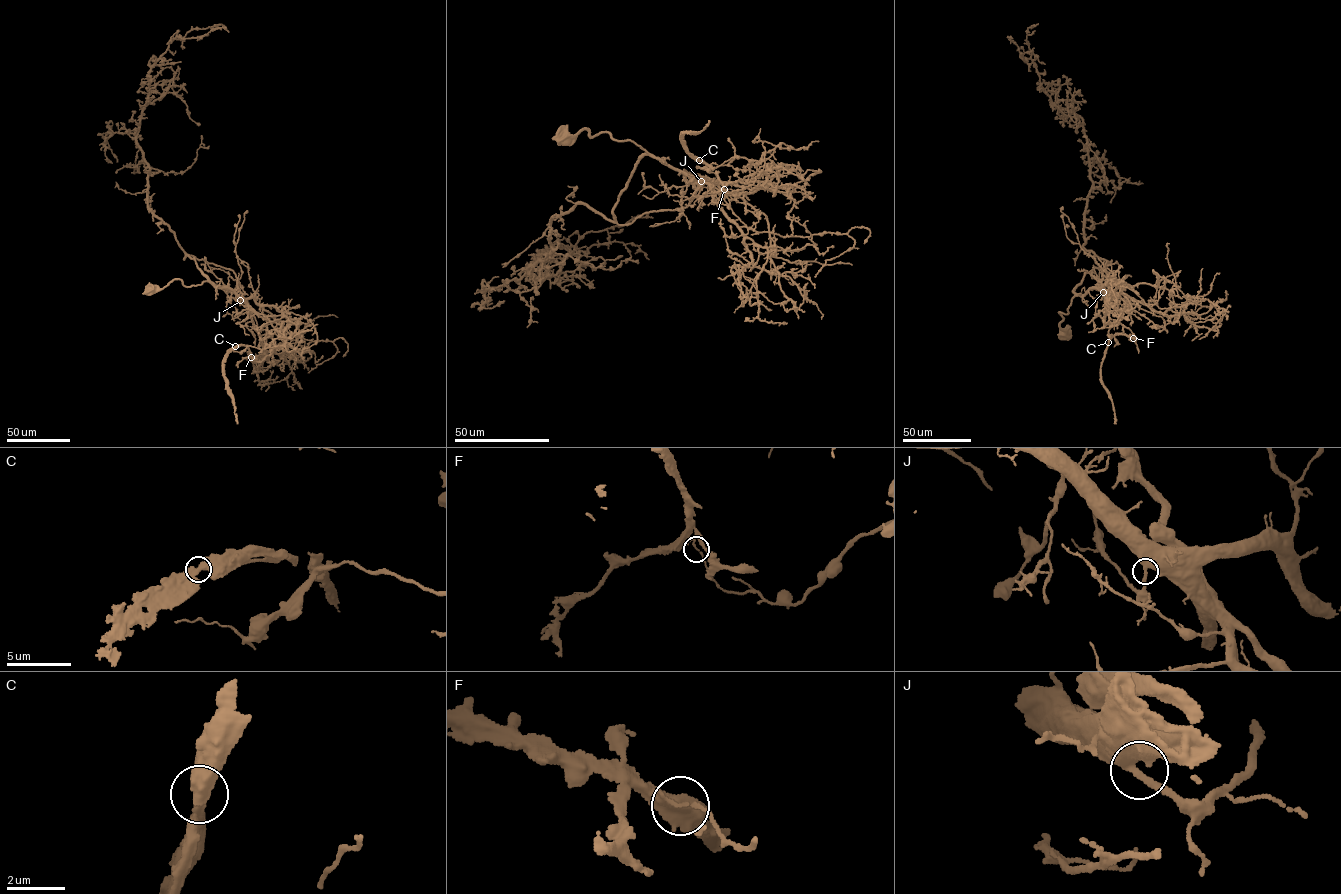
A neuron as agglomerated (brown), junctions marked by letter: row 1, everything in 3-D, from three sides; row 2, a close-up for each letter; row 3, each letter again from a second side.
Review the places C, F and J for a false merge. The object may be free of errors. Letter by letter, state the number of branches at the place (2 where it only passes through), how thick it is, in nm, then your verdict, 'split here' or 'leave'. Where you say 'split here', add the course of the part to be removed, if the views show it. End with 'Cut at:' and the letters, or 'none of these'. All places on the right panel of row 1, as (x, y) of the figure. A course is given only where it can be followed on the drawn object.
C: 2 | 480 nm | leave
F: 2 | 110 nm | split here | (1133, 337), (1114, 334), (1100, 369), (1101, 382), (1113, 403), (1116, 423)
J: 2 | 440 nm | leave
Cut at: F

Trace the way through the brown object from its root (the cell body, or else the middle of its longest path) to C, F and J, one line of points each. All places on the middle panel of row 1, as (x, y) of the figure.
C: (566, 138), (607, 132), (724, 191), (775, 194), (774, 172), (728, 191), (699, 160)
F: (566, 138), (585, 129), (631, 140), (730, 193), (766, 187), (774, 196), (778, 178), (764, 171), (724, 190)
J: (566, 138), (585, 129), (591, 136), (607, 132), (618, 141), (633, 141), (664, 163), (701, 181)

